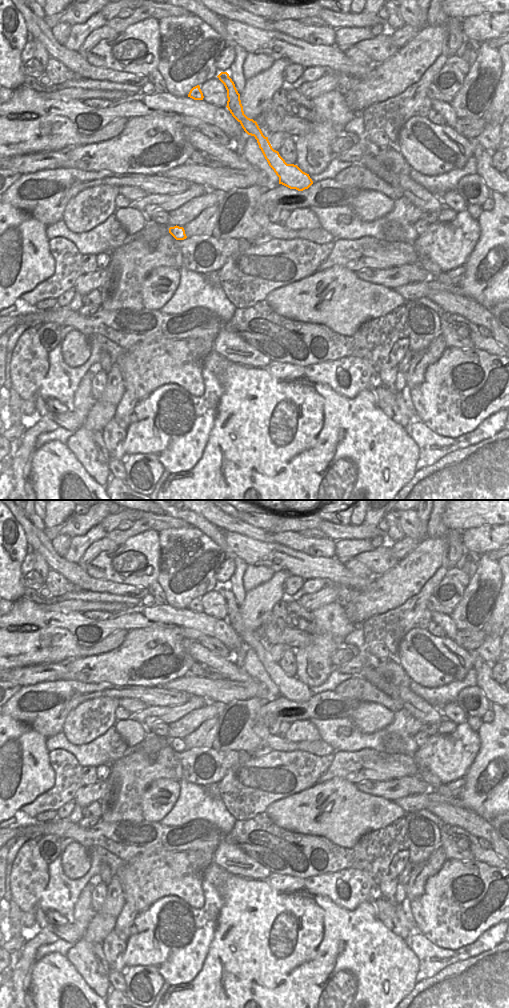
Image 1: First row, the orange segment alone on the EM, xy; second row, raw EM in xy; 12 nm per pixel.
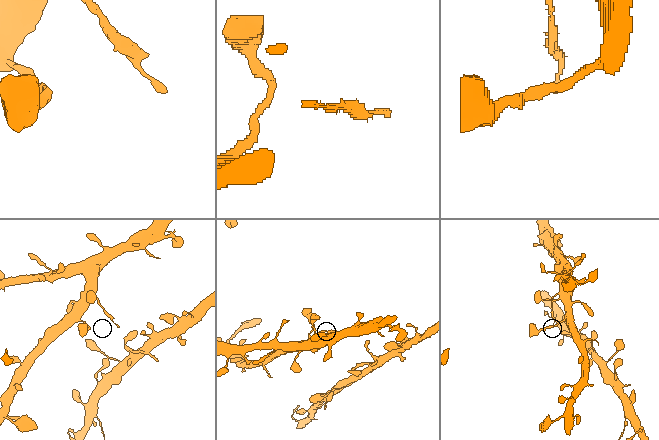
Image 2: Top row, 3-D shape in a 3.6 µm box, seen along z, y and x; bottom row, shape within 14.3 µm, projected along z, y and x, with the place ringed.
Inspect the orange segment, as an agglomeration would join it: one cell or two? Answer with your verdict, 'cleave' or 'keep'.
cleave

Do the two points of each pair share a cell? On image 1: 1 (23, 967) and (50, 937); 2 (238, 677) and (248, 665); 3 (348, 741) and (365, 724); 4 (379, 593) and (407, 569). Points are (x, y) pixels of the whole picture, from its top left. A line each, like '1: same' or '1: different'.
1: same
2: different
3: different
4: same

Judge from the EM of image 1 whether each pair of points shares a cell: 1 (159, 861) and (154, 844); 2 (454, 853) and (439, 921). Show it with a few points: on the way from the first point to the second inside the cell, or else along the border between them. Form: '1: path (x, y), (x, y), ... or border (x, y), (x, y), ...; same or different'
1: border (180, 851), (146, 851), (133, 857); different
2: border (447, 858), (474, 860); different

